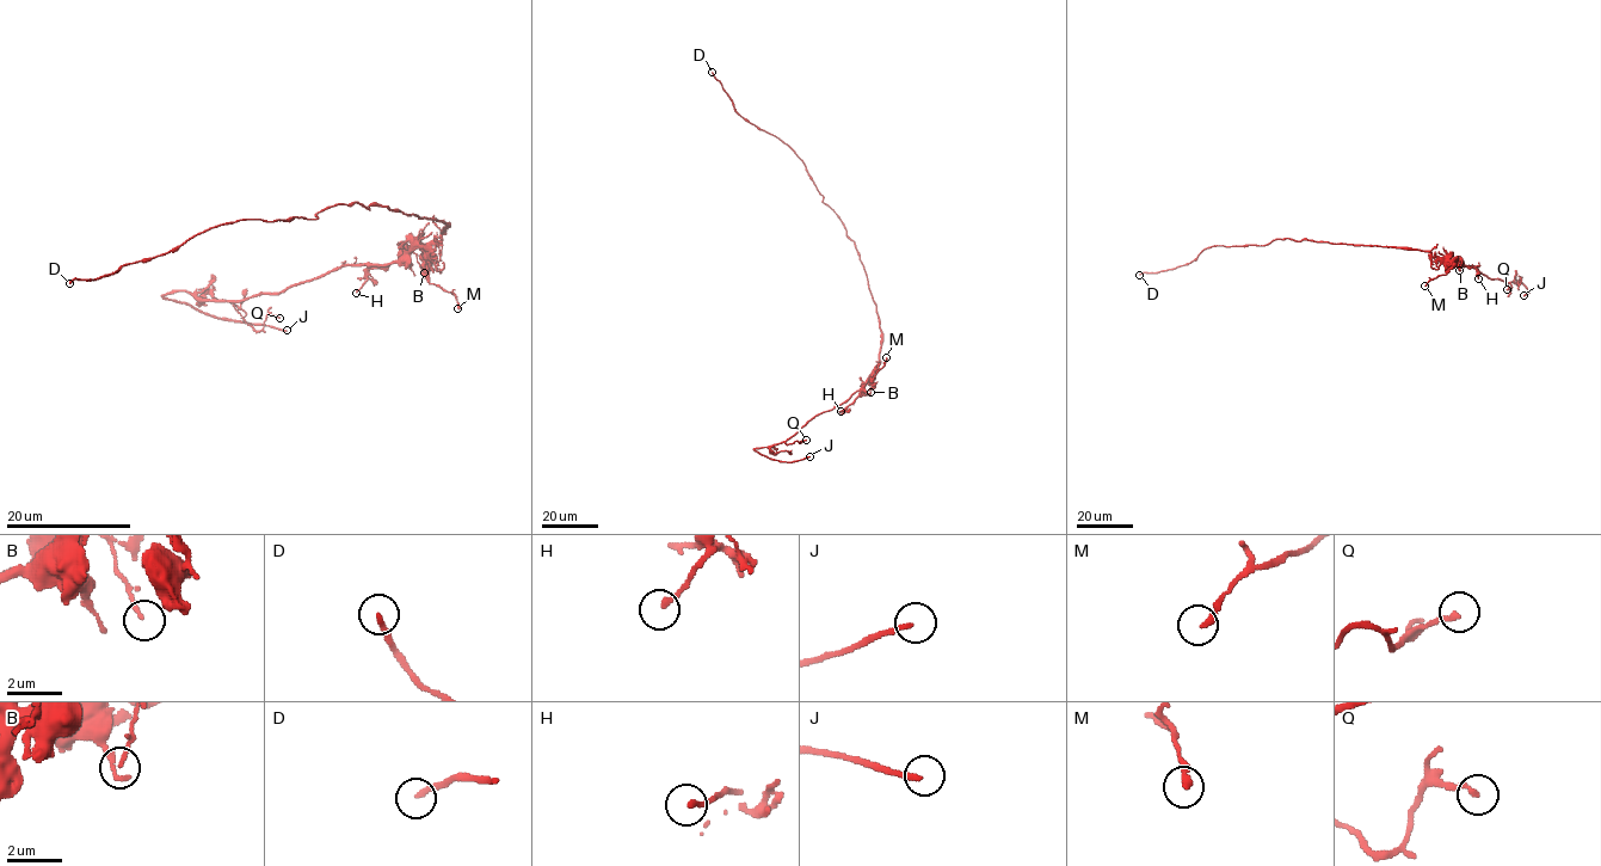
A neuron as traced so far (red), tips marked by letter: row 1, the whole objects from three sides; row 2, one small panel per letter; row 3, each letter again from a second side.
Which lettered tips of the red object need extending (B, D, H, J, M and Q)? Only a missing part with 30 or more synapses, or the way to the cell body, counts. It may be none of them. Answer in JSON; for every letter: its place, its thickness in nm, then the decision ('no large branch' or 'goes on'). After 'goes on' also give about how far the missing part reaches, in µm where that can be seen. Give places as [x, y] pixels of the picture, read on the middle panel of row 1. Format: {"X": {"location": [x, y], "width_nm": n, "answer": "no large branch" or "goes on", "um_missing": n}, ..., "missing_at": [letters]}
{"B": {"location": [870, 392], "width_nm": 140, "answer": "no large branch"}, "D": {"location": [712, 72], "width_nm": 200, "answer": "no large branch"}, "H": {"location": [841, 411], "width_nm": 200, "answer": "no large branch"}, "J": {"location": [810, 456], "width_nm": 170, "answer": "goes on", "um_missing": 15}, "M": {"location": [886, 357], "width_nm": 240, "answer": "no large branch"}, "Q": {"location": [806, 440], "width_nm": 200, "answer": "no large branch"}, "missing_at": ["J"]}

